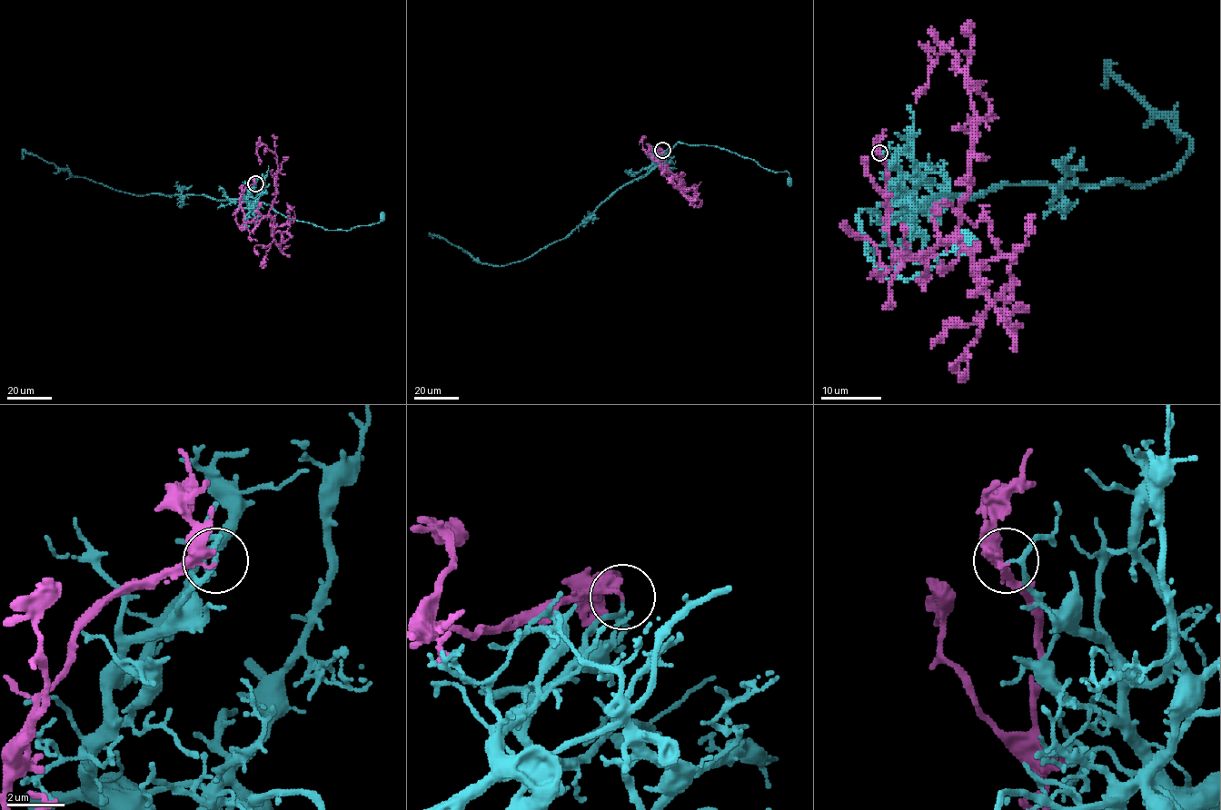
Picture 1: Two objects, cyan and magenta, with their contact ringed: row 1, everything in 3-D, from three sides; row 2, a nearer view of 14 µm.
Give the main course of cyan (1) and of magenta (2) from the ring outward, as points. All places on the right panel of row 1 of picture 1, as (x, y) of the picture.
1: (879, 153), (902, 173), (912, 206), (880, 202), (858, 214), (876, 269), (911, 280), (966, 244)
2: (879, 153), (889, 244), (909, 258), (932, 251), (957, 229), (975, 133), (950, 50), (916, 102)

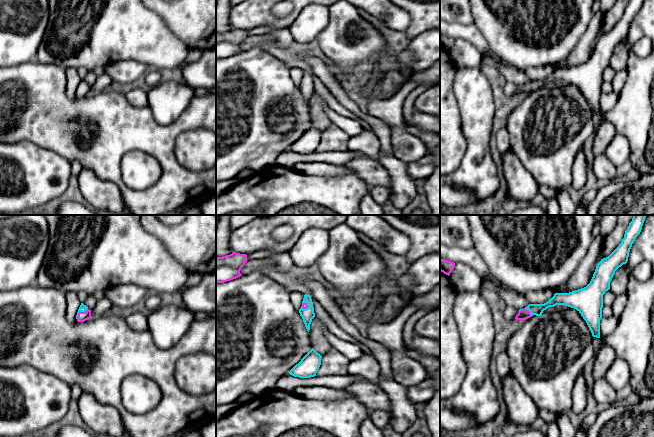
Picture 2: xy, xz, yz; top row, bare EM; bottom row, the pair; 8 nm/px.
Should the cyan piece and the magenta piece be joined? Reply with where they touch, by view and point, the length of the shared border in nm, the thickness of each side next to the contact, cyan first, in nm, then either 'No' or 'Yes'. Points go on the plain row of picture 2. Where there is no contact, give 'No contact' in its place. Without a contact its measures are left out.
Touches cyan at xy (80, 87). Shared border 130 nm. Thickness 60 nm (cyan) against 80 nm. No

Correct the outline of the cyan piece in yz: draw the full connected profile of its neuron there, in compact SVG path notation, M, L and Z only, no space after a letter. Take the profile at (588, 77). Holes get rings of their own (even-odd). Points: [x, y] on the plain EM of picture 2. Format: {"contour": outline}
{"contour": "M629 0L625 7L624 14L619 22L606 34L601 35L597 40L593 53L590 59L581 65L569 69L555 69L554 72L544 80L529 80L524 85L530 87L531 92L542 92L544 86L556 81L565 81L576 85L583 95L586 97L593 113L600 114L600 96L602 94L603 71L610 65L610 58L615 50L615 47L626 40L629 33L629 28L636 13L640 10L643 0Z"}

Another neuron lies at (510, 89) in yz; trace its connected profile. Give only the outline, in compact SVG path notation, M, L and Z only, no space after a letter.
M506 82L503 91L505 95L512 96L512 95L515 95L518 88L519 88L518 85L511 82Z

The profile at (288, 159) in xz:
M285 150L276 158L275 164L292 169L297 163L324 162L332 165L346 165L355 157L363 156L353 151L331 151L324 153L299 154Z

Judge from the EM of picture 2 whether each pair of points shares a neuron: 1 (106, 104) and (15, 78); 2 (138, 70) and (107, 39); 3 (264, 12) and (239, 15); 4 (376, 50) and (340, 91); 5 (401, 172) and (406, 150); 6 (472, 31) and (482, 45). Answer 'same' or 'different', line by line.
1: same
2: different
3: same
4: different
5: different
6: same

